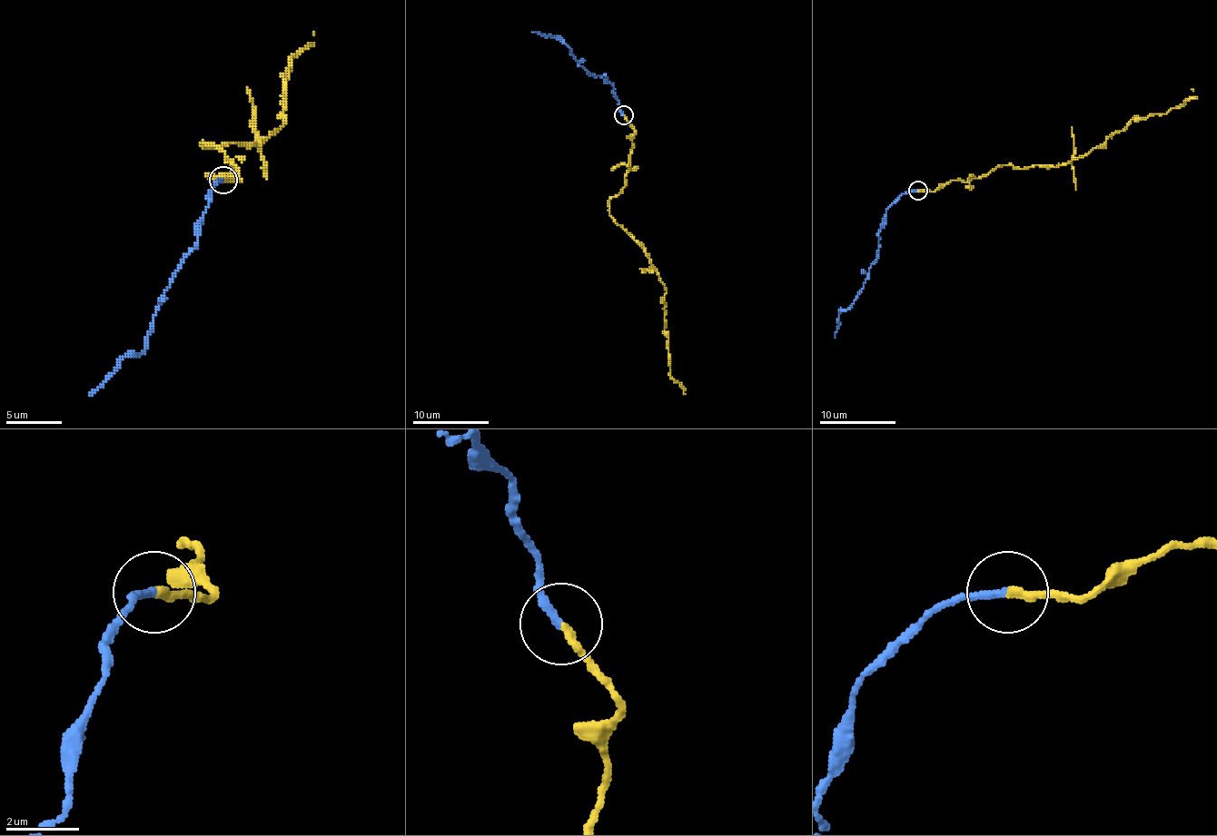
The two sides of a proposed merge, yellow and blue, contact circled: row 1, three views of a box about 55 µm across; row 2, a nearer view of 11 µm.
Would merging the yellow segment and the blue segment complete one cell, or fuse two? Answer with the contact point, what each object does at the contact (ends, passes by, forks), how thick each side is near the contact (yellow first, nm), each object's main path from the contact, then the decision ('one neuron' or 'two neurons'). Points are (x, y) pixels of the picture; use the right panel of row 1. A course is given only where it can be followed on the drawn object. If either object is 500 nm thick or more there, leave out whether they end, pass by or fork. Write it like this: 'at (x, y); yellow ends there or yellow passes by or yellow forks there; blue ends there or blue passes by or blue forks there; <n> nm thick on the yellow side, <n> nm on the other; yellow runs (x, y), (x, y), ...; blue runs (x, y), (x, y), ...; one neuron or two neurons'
at (917, 190); yellow ends there; blue ends there; 240 nm thick on the yellow side, 240 nm on the other; yellow runs (918, 190), (969, 182), (1004, 165), (1056, 167), (1132, 120), (1178, 108), (1193, 97), (1192, 89); blue runs (918, 190), (905, 191), (885, 211), (878, 237), (878, 256), (869, 270), (854, 303), (838, 315), (835, 338); two neurons

